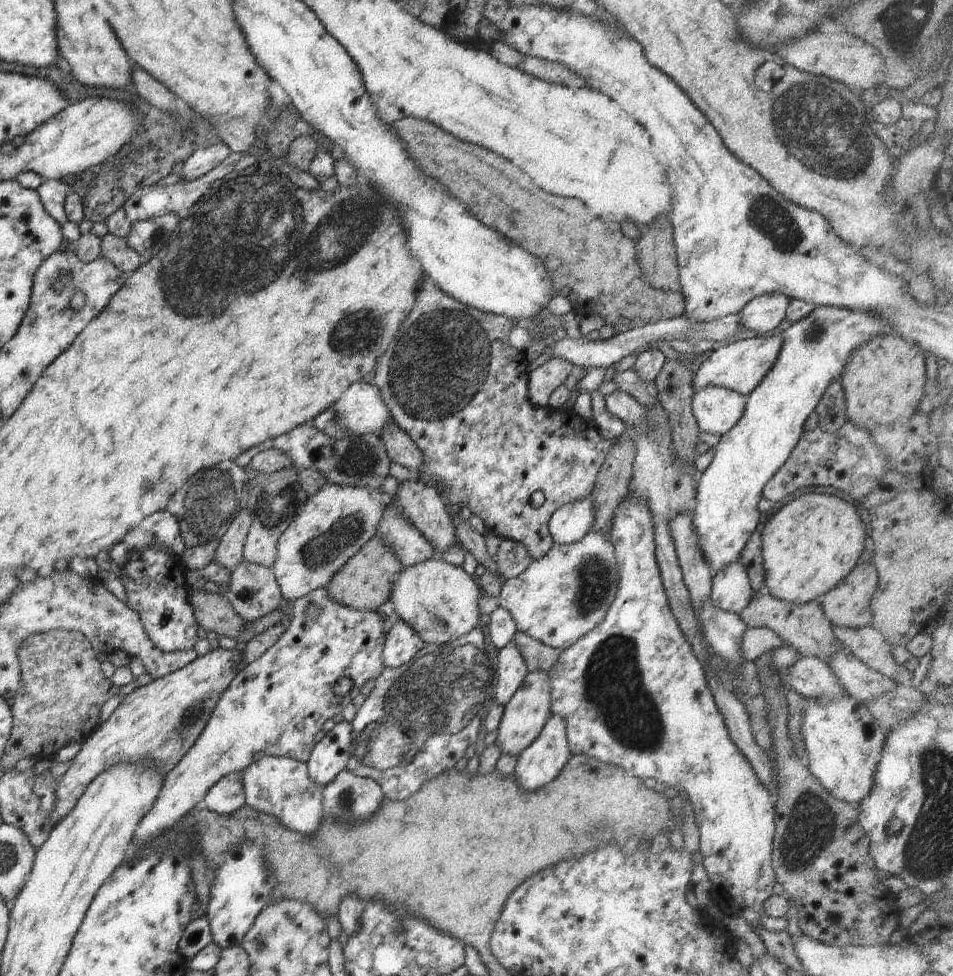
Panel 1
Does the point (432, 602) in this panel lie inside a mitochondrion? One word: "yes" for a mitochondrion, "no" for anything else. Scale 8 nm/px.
no

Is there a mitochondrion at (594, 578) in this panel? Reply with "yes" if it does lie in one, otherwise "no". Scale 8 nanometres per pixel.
yes

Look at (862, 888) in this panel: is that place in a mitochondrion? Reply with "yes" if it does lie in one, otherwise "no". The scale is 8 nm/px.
no

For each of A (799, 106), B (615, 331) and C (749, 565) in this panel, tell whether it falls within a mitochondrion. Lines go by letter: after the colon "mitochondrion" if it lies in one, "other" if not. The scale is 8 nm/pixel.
A: mitochondrion
B: other
C: other

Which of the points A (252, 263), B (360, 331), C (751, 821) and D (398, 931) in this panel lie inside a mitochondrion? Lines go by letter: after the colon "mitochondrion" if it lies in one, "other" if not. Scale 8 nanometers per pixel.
A: mitochondrion
B: mitochondrion
C: other
D: mitochondrion

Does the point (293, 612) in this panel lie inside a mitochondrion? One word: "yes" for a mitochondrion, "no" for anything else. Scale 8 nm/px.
no

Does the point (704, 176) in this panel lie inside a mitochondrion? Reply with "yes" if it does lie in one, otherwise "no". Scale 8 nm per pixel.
no

